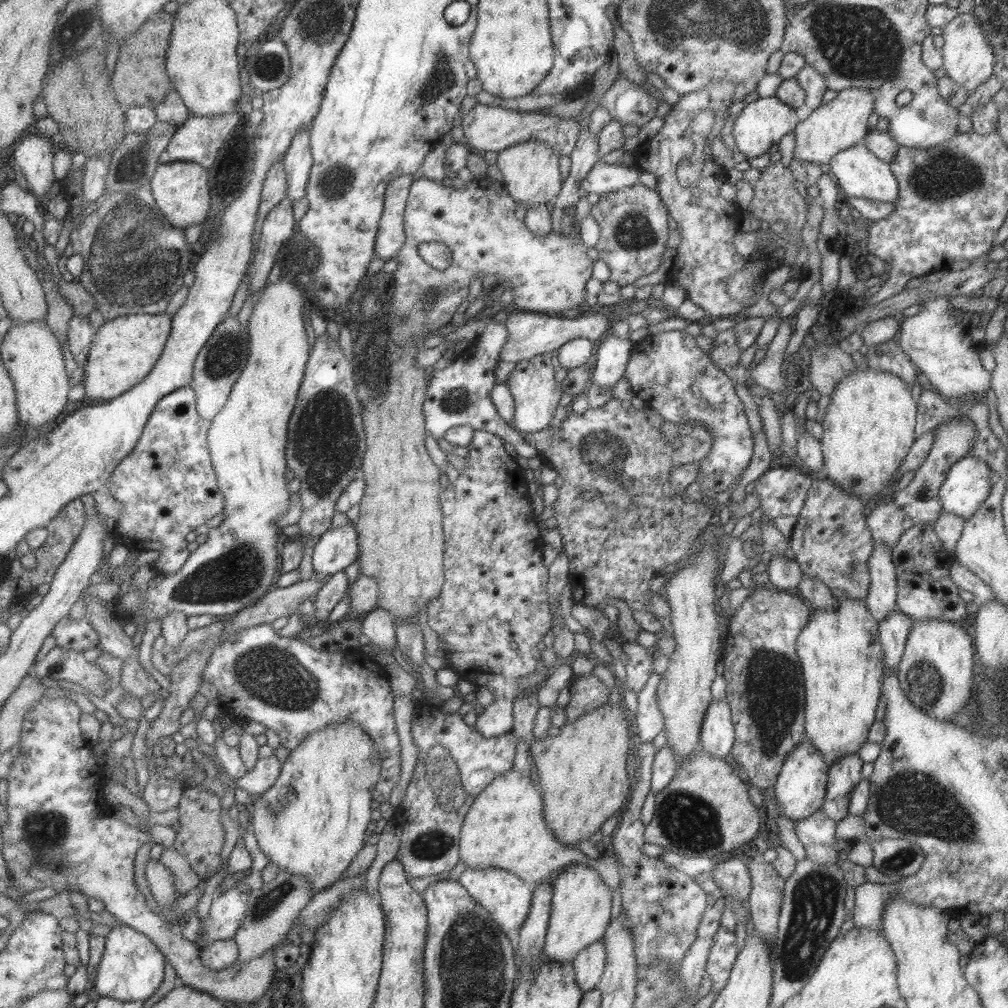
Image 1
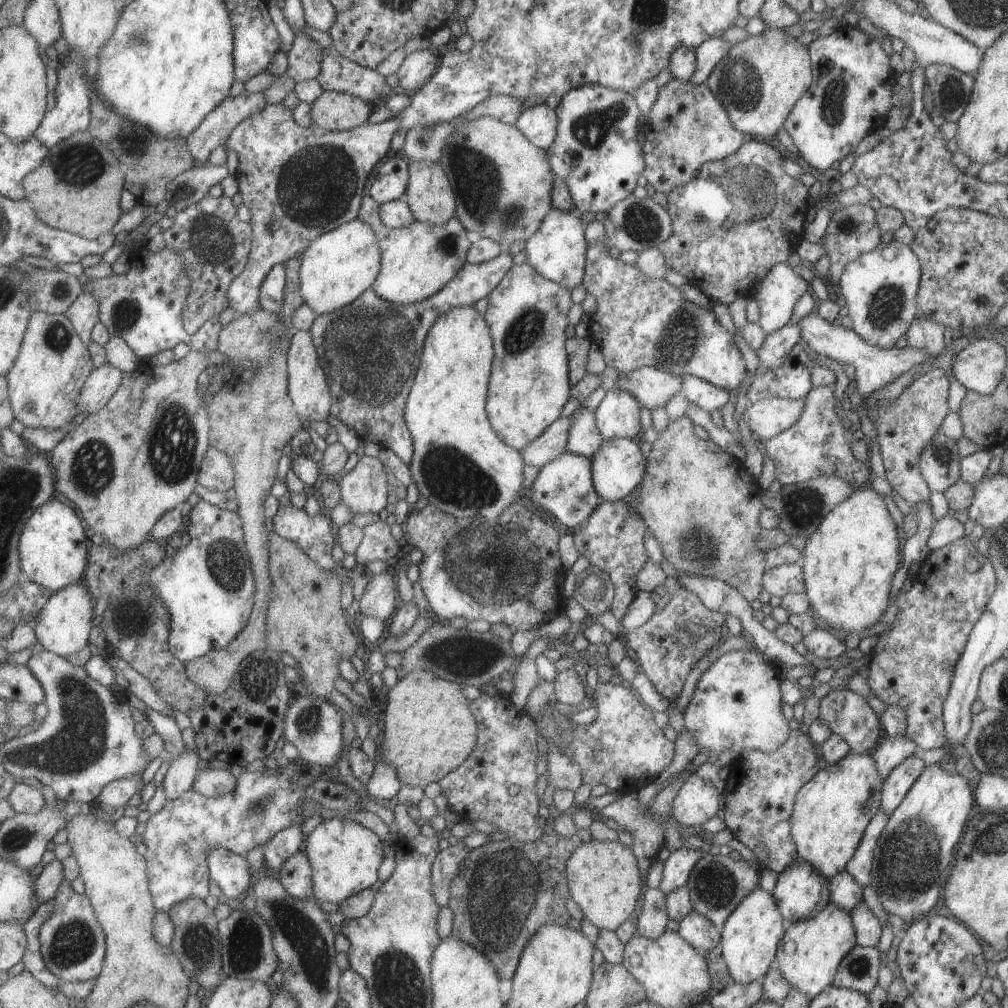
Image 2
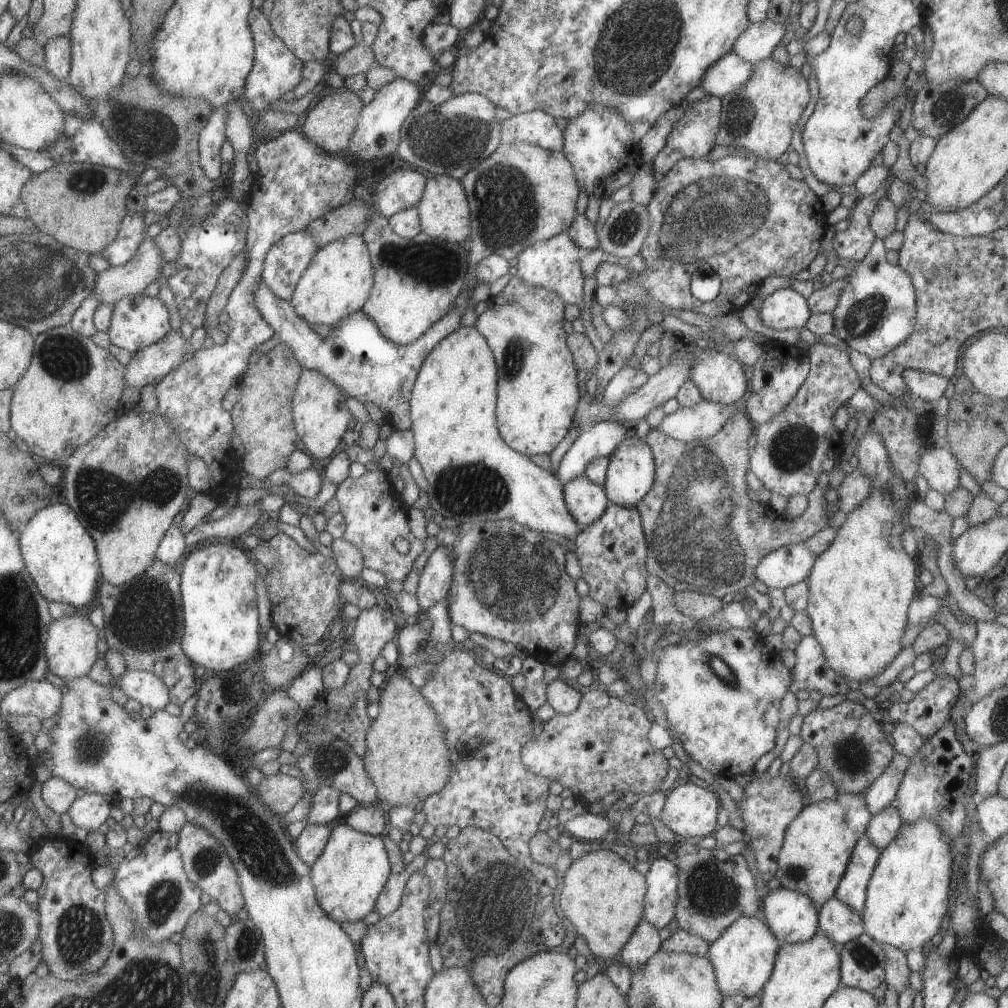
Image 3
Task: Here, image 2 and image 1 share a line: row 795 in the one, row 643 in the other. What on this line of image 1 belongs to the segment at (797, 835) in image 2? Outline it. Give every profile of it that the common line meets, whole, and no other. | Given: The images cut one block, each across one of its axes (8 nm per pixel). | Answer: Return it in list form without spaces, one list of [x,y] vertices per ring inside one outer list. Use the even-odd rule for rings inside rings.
[[[837,600],[835,609],[811,610],[810,620],[796,639],[806,700],[804,733],[827,766],[841,756],[856,754],[861,744],[867,741],[867,732],[882,696],[884,668],[878,624],[864,602]]]

